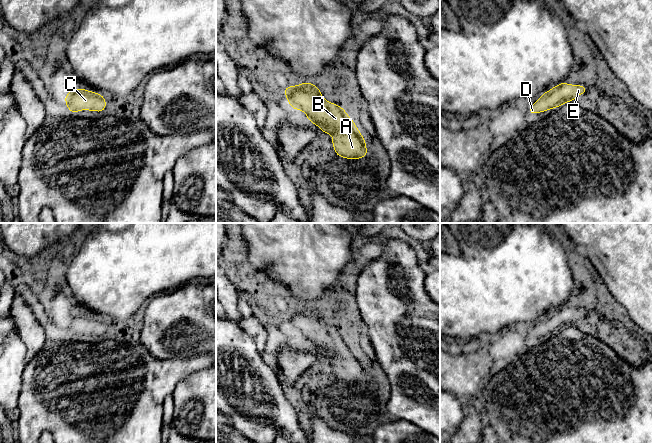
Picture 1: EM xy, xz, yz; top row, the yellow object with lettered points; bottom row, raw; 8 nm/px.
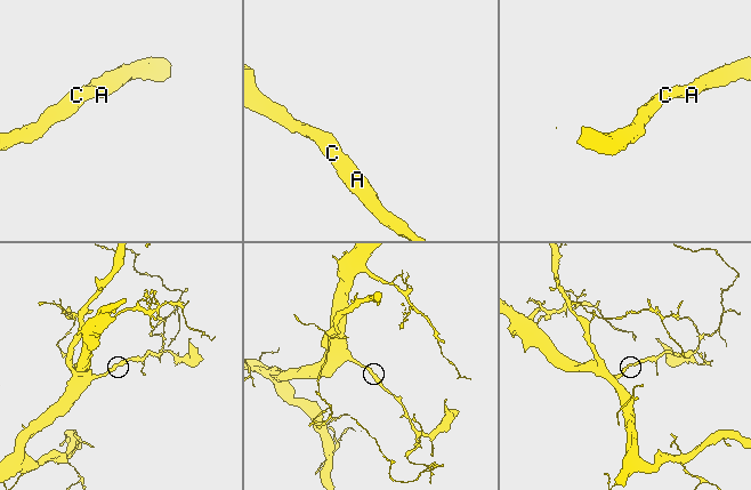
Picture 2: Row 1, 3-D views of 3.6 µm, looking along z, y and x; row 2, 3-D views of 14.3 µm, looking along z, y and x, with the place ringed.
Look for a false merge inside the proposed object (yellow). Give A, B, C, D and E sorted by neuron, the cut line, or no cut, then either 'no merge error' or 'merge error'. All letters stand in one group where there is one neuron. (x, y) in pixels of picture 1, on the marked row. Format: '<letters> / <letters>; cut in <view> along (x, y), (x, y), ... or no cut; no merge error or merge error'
A B C D E; no cut; no merge error

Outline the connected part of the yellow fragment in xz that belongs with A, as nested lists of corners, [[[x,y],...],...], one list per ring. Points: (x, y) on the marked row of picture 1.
[[[312,83],[285,86],[285,96],[292,108],[302,110],[310,122],[324,133],[331,134],[335,153],[346,159],[367,156],[365,139],[346,111],[326,101],[318,87]]]

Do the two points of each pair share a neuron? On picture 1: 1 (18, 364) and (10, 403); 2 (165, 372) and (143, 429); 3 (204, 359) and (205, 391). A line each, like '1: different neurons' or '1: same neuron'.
1: same neuron
2: same neuron
3: different neurons

